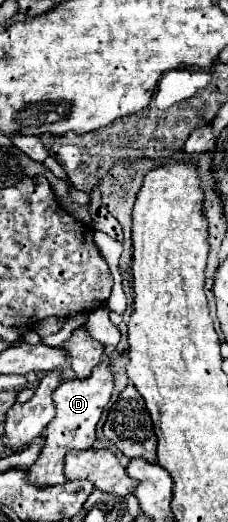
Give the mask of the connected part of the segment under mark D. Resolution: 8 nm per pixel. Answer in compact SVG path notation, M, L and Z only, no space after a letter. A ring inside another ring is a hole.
M106 362L98 364L88 378L74 378L74 380L64 380L60 386L54 390L54 396L58 402L56 404L56 416L46 428L46 442L44 448L38 456L38 460L30 466L30 482L38 486L48 486L48 484L60 484L66 482L64 478L64 456L68 450L78 448L90 448L96 440L96 424L102 416L104 406L110 402L112 394L112 372Z

